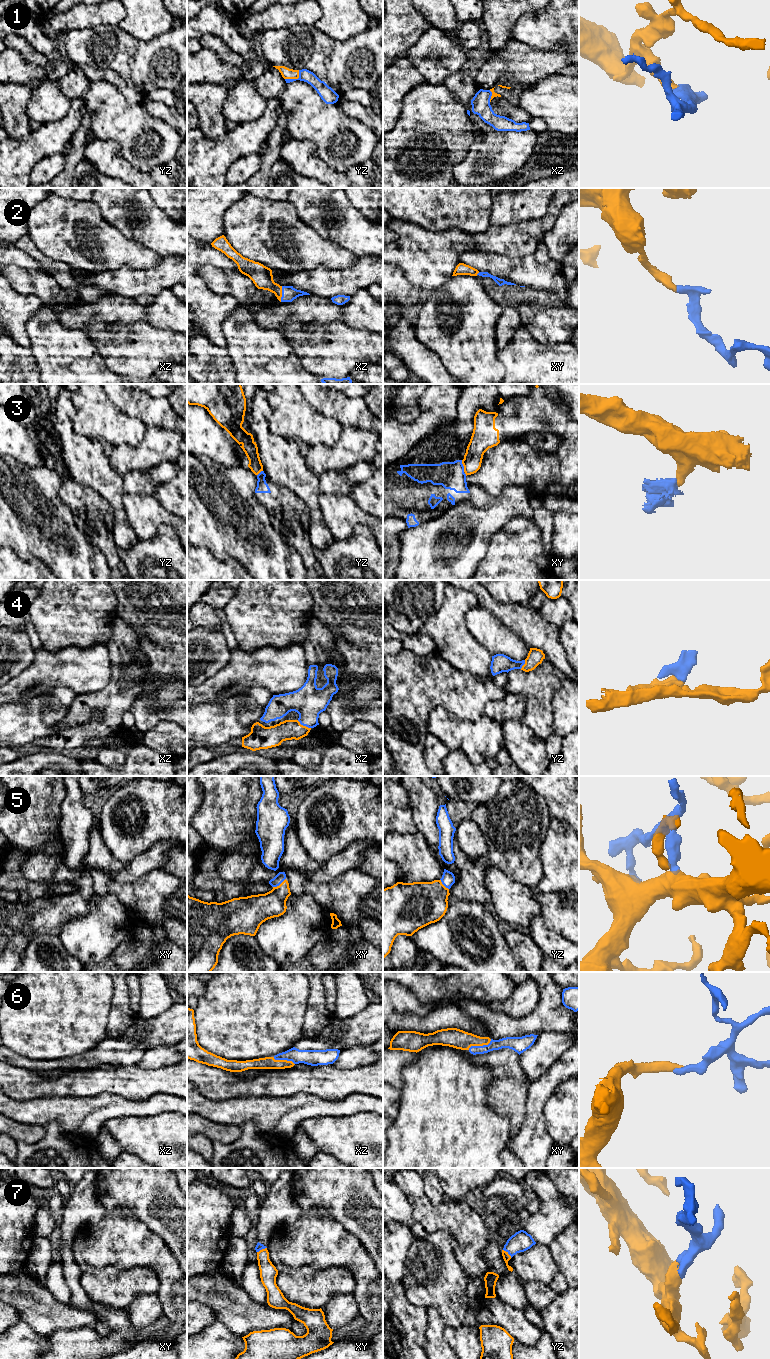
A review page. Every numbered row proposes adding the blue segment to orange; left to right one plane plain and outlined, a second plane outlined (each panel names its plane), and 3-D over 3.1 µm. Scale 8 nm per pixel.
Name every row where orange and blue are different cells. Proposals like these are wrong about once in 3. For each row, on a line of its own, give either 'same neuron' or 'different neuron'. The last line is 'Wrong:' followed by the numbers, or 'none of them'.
1: same neuron
2: same neuron
3: different neuron
4: same neuron
5: same neuron
6: same neuron
7: same neuron
Wrong: 3

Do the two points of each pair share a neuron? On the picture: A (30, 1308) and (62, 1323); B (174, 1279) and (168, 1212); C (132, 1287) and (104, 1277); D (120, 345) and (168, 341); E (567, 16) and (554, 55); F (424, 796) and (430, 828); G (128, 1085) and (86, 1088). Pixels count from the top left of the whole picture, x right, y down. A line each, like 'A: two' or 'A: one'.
A: one
B: two
C: one
D: one
E: two
F: one
G: one

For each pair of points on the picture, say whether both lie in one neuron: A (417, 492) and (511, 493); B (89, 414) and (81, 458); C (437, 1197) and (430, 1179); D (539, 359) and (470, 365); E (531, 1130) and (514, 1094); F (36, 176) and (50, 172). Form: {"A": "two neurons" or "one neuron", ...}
{"A": "two neurons", "B": "two neurons", "C": "one neuron", "D": "two neurons", "E": "two neurons", "F": "one neuron"}

